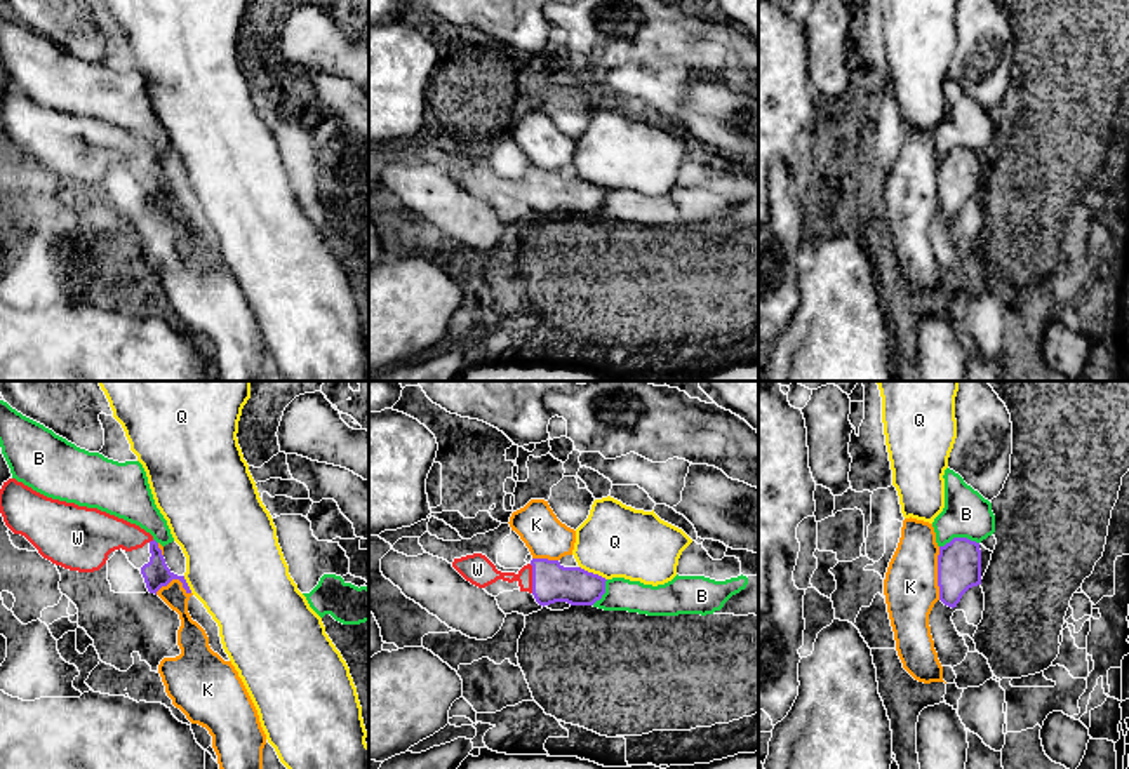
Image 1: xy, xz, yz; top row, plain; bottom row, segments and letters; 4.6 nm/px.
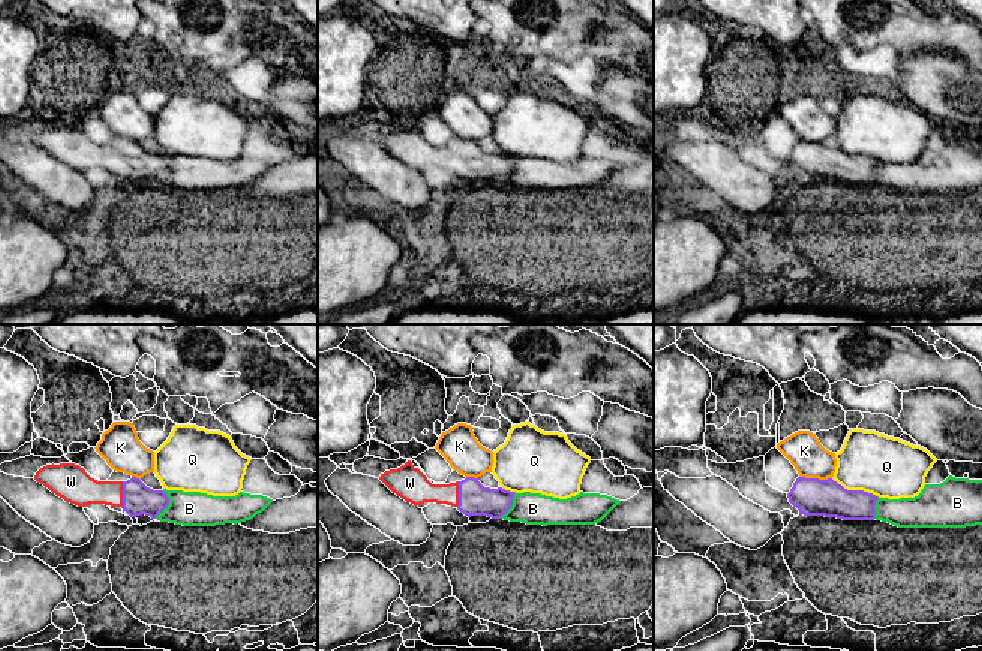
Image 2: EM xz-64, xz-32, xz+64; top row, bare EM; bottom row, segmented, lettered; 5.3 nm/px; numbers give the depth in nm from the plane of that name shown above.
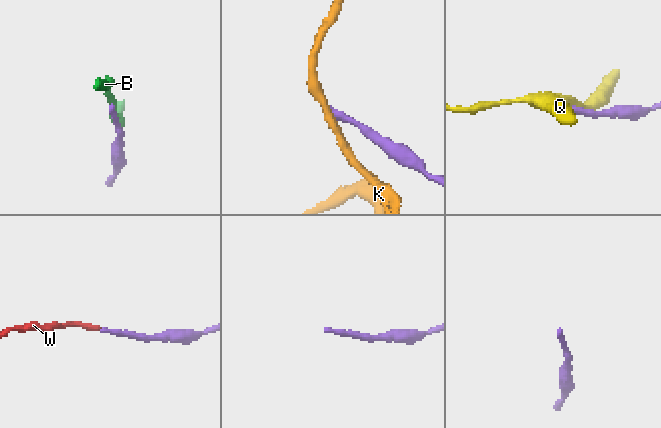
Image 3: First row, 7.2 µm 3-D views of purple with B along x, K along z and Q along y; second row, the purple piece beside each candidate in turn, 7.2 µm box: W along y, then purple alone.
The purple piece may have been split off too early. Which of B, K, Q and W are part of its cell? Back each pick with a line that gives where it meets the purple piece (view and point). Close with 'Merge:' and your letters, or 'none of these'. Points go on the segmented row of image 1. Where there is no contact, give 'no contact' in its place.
W: xz (533, 578)
Merge: W

